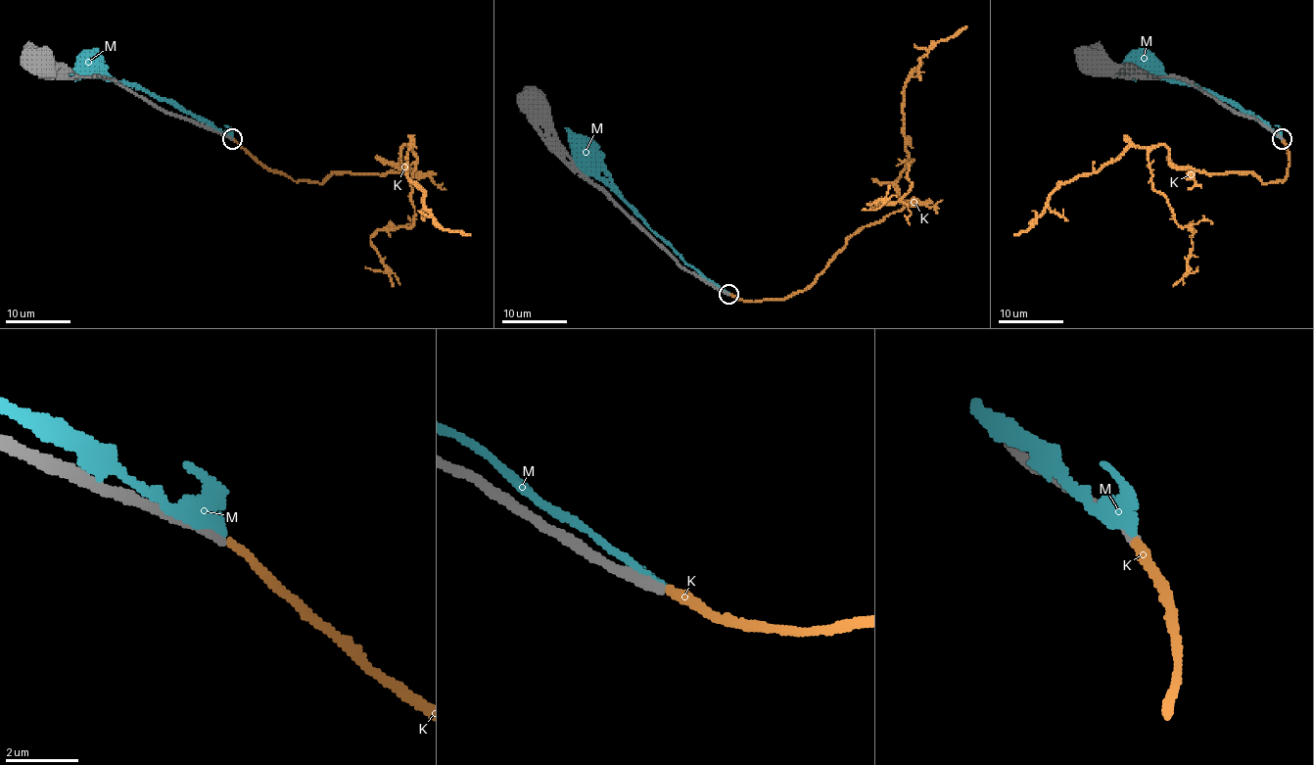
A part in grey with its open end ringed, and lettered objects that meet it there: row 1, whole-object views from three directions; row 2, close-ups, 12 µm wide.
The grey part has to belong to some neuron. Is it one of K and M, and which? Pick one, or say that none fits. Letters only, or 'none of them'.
K

